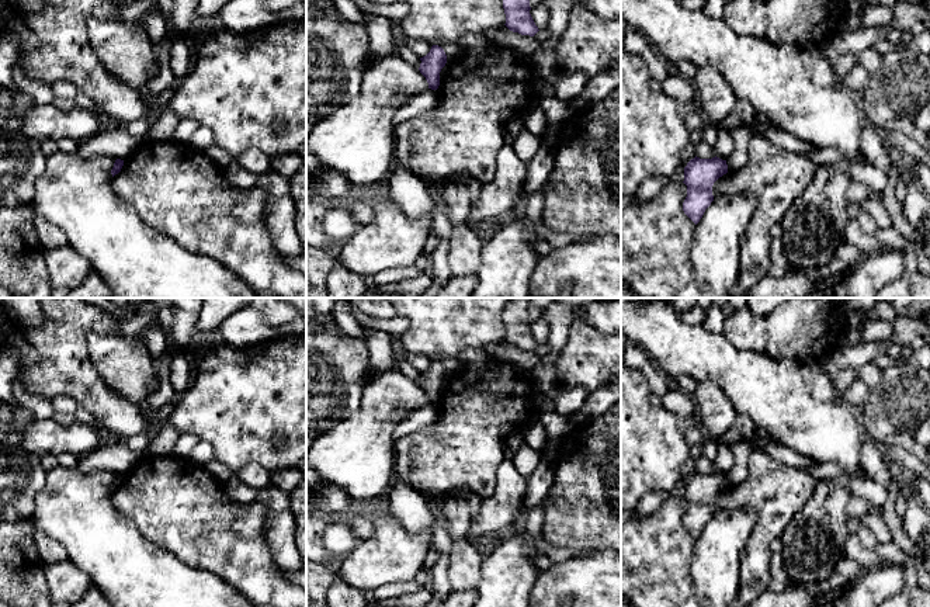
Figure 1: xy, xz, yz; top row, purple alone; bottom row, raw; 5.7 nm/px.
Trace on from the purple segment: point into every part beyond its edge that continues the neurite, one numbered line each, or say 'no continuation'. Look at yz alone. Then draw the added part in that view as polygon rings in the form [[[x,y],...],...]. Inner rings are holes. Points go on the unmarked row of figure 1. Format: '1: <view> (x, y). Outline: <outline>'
no continuation

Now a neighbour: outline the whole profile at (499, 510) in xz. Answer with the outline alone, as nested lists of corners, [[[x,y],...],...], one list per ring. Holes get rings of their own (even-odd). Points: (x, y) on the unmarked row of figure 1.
[[[503,461],[497,468],[495,493],[482,499],[479,514],[472,520],[466,540],[490,540],[510,526],[521,509],[525,492],[527,479],[517,472],[511,461]]]

